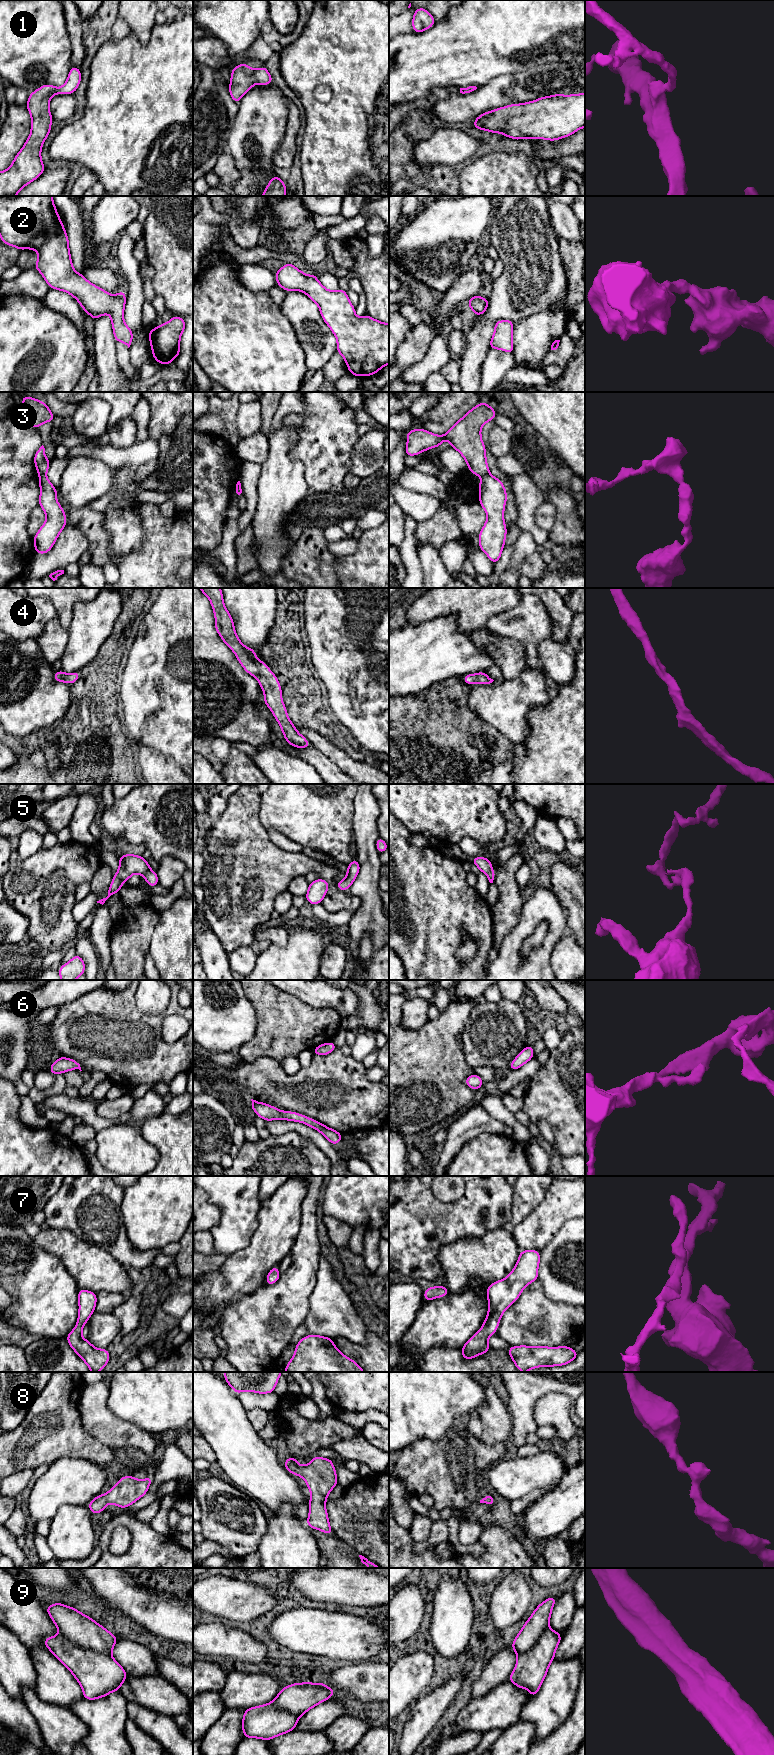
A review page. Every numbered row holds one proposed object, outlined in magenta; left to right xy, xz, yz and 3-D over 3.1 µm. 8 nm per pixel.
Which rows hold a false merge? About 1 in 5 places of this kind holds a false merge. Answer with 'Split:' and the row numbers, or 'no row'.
Split: 3, 5, 9

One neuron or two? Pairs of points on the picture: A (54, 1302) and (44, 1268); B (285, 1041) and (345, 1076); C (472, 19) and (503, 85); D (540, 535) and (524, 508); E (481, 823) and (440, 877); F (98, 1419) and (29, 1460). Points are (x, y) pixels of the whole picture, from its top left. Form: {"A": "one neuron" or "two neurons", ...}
{"A": "one neuron", "B": "two neurons", "C": "two neurons", "D": "one neuron", "E": "two neurons", "F": "two neurons"}

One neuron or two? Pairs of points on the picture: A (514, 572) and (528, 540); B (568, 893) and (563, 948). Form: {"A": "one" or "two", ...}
{"A": "one", "B": "two"}

